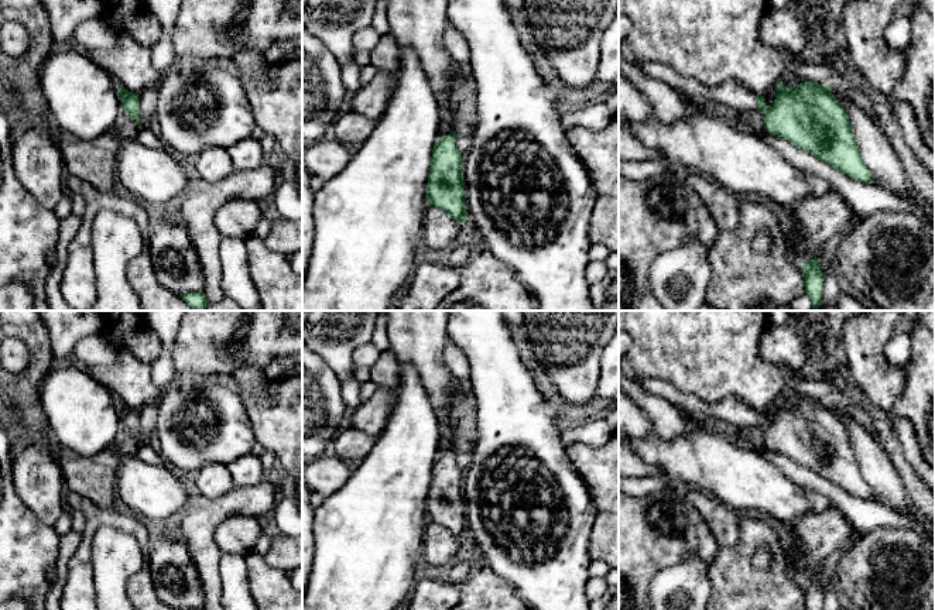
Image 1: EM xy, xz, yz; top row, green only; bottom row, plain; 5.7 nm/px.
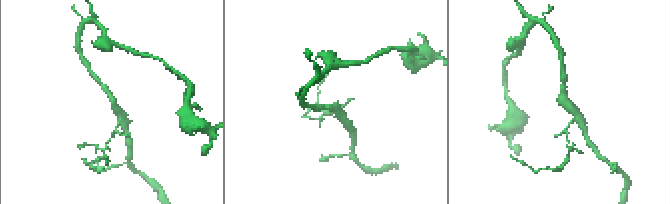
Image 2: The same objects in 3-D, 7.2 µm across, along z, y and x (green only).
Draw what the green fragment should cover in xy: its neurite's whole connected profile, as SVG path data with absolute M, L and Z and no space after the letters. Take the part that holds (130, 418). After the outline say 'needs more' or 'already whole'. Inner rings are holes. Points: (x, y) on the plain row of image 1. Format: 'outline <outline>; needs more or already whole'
outline M119 401L119 409L120 409L120 418L121 425L126 426L126 429L136 436L138 445L140 442L140 415L138 411L134 411L129 407L126 407L121 401Z; already whole

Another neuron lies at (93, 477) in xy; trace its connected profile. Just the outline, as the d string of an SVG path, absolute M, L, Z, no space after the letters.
M114 443L93 456L62 448L55 452L65 487L99 507L112 508L117 496L117 470L123 460Z

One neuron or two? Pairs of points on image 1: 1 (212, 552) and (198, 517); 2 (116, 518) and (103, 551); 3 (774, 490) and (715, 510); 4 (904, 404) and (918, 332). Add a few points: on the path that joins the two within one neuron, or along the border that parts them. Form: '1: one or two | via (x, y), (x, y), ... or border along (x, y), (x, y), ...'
1: one | via (204, 544), (198, 538), (198, 525)
2: two | border along (91, 538), (100, 527), (116, 527), (140, 545)
3: two | border along (713, 494), (739, 514)
4: one | via (920, 386), (920, 350)

